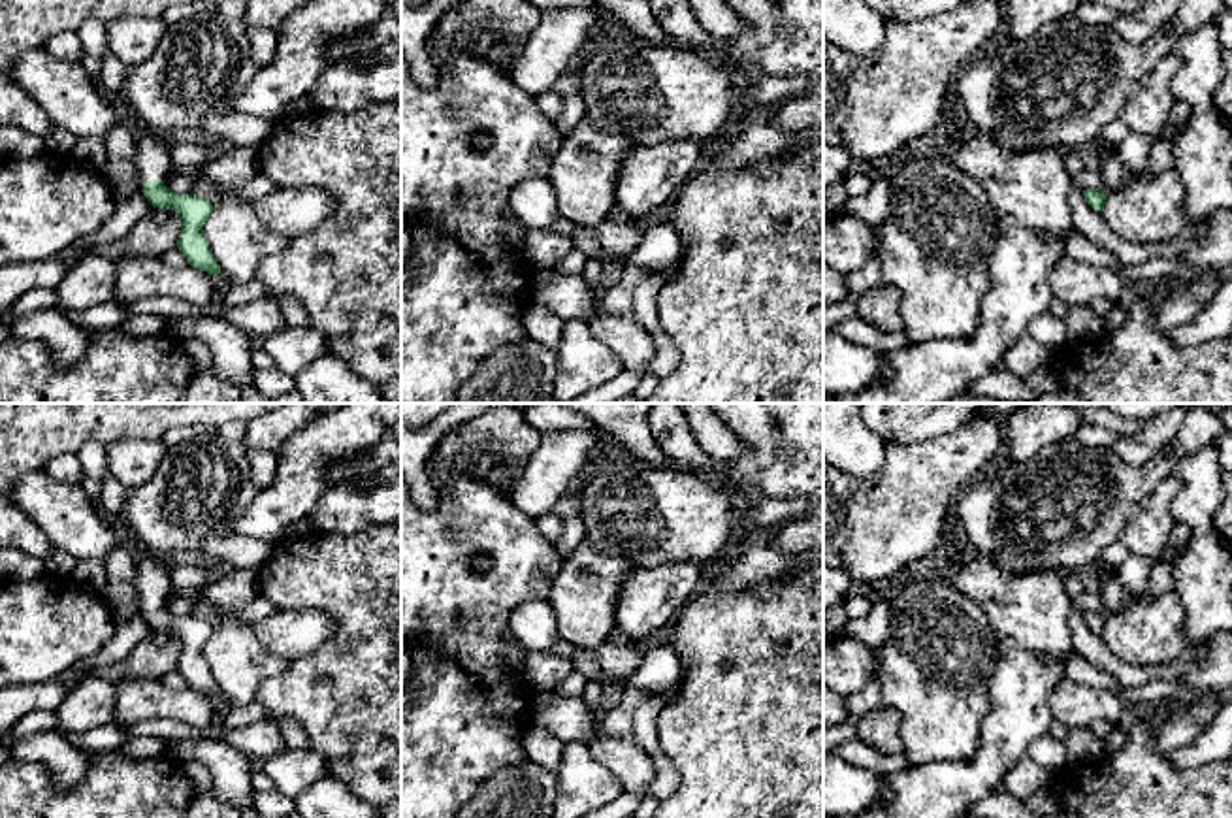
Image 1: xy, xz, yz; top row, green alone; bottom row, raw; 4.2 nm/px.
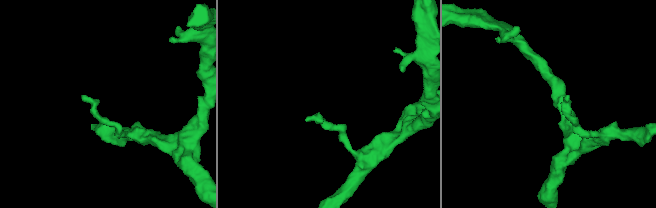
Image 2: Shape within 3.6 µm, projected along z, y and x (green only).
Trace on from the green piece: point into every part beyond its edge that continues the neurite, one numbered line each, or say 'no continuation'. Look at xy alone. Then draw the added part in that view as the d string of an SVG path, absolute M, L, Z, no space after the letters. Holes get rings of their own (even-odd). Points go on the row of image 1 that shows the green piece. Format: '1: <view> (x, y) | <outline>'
1: xy (153, 155) | M143 130L136 134L136 168L143 181L166 179L171 168L171 145Z

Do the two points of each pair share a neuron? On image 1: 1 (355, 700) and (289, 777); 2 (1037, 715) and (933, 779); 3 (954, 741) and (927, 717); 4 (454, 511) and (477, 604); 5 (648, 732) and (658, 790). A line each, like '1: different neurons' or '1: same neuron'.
1: different neurons
2: same neuron
3: same neuron
4: same neuron
5: same neuron

